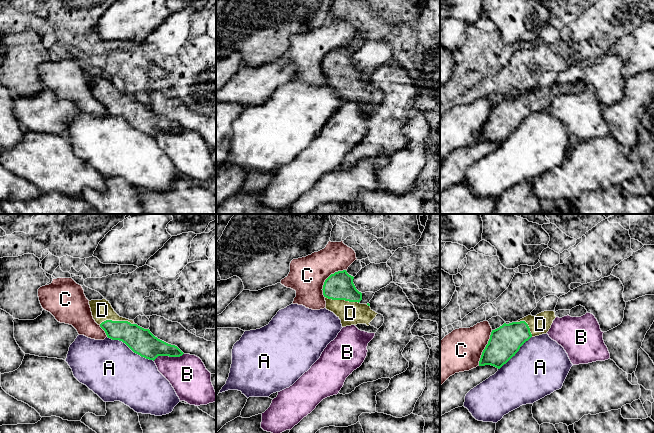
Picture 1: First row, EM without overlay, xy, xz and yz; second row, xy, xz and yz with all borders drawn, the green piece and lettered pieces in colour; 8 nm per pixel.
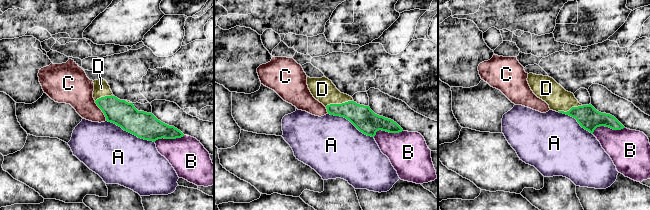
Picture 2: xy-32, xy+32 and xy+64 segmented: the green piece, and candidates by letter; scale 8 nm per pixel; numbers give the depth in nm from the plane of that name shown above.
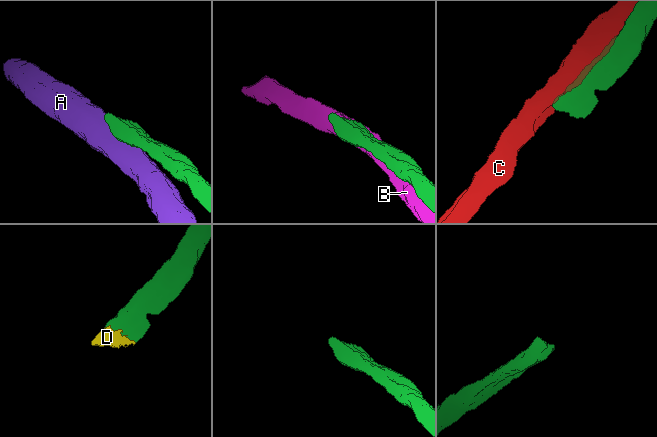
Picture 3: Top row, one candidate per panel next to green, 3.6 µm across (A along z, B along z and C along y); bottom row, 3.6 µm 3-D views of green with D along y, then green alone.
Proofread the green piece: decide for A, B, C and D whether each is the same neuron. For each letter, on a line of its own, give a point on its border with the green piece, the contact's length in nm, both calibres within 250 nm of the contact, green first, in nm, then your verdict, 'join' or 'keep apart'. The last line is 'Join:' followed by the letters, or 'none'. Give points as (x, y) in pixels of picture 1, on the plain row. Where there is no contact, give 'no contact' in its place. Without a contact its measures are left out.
A: xy (130, 124) | 420 nm | 220/460 nm | keep apart
B: xy (168, 131) | 260 nm | 220/320 nm | keep apart
C: xz (326, 55) | 280 nm | 220/300 nm | keep apart
D: xy (116, 97) | 280 nm | 200/160 nm | join
Join: D

